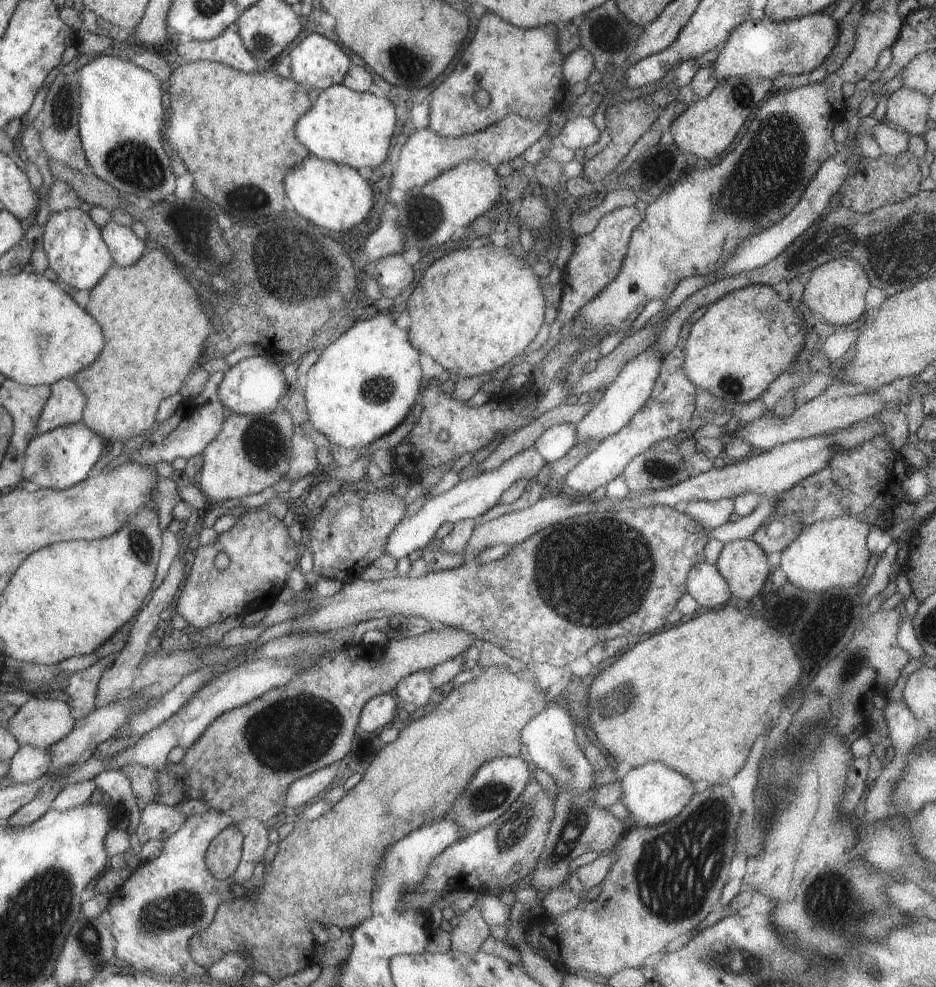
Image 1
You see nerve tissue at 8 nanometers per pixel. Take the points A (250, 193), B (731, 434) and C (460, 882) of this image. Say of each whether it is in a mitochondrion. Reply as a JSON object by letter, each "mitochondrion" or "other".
{"A":"mitochondrion","B":"other","C":"other"}

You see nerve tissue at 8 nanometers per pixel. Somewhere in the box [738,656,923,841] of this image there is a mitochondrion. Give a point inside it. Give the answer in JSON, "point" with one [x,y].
{"point":[761,823]}

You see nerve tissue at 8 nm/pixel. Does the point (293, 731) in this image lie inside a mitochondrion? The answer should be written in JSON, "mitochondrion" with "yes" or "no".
{"mitochondrion":"yes"}

